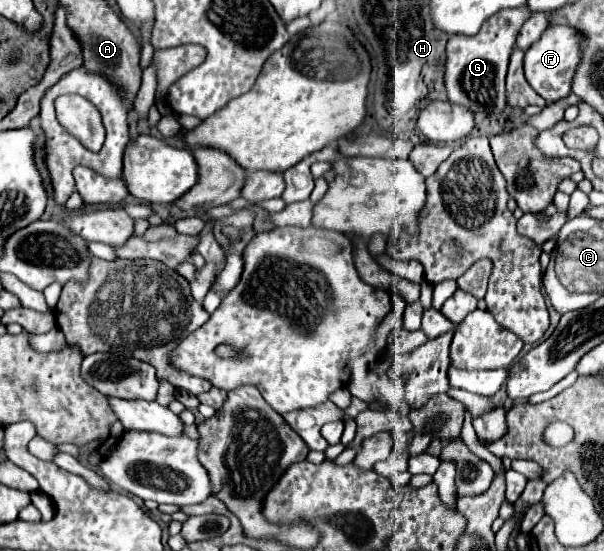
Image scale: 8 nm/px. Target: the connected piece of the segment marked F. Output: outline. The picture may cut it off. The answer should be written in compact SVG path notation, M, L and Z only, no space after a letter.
M551 25L541 35L541 39L525 51L525 79L547 103L559 101L571 93L571 77L581 57L581 41L583 35L579 35L579 31L575 31L573 27Z

